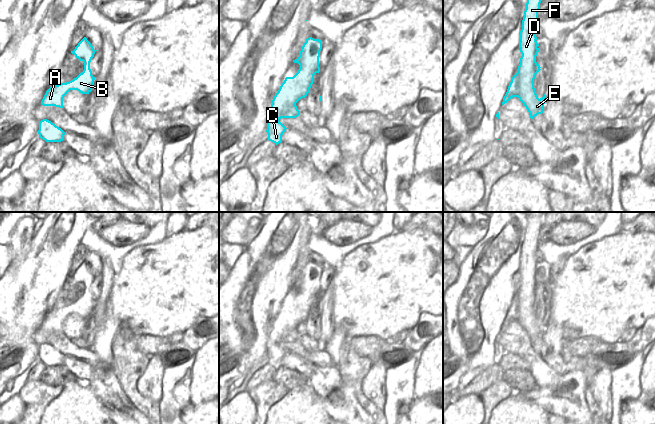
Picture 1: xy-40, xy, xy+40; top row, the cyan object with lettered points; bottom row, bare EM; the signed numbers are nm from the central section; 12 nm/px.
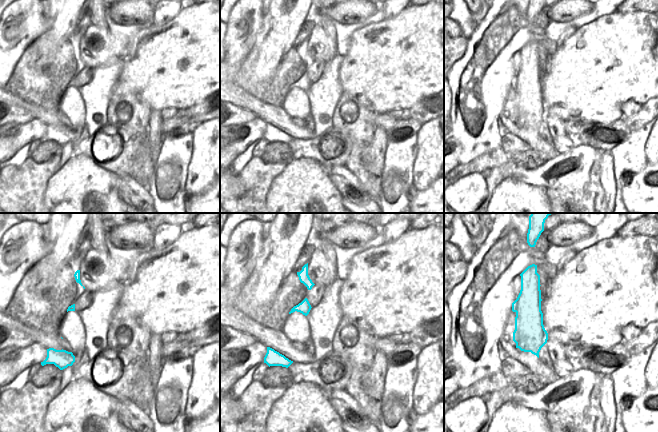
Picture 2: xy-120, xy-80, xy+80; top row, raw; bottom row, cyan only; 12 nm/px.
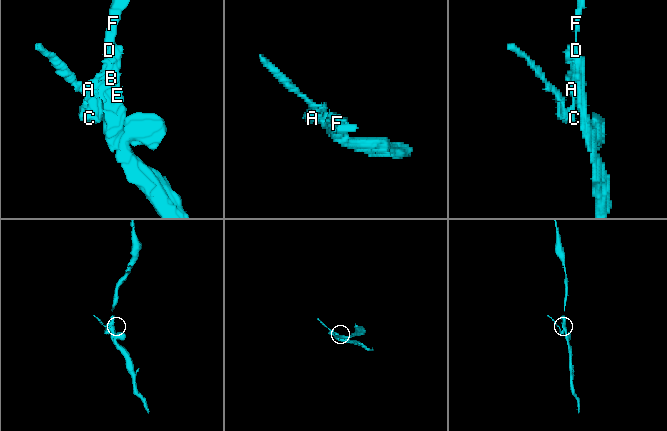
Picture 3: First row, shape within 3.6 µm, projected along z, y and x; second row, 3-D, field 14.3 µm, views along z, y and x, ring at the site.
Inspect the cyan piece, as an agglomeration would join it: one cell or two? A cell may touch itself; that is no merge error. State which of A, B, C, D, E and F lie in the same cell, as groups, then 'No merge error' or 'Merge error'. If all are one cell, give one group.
Groups: A B C / D E F. Merge error

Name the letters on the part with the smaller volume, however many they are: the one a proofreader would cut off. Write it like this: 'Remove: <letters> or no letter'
Remove: A, B, C

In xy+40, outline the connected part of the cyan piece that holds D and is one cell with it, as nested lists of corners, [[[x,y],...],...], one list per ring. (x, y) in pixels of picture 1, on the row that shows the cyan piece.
[[[527,0],[519,42],[522,56],[517,69],[519,73],[517,97],[528,110],[531,121],[535,116],[543,113],[546,102],[546,95],[544,94],[539,99],[534,88],[535,76],[541,70],[540,65],[536,62],[536,56],[540,49],[534,48],[534,43],[537,40],[535,29],[538,26],[538,12],[541,1]]]

